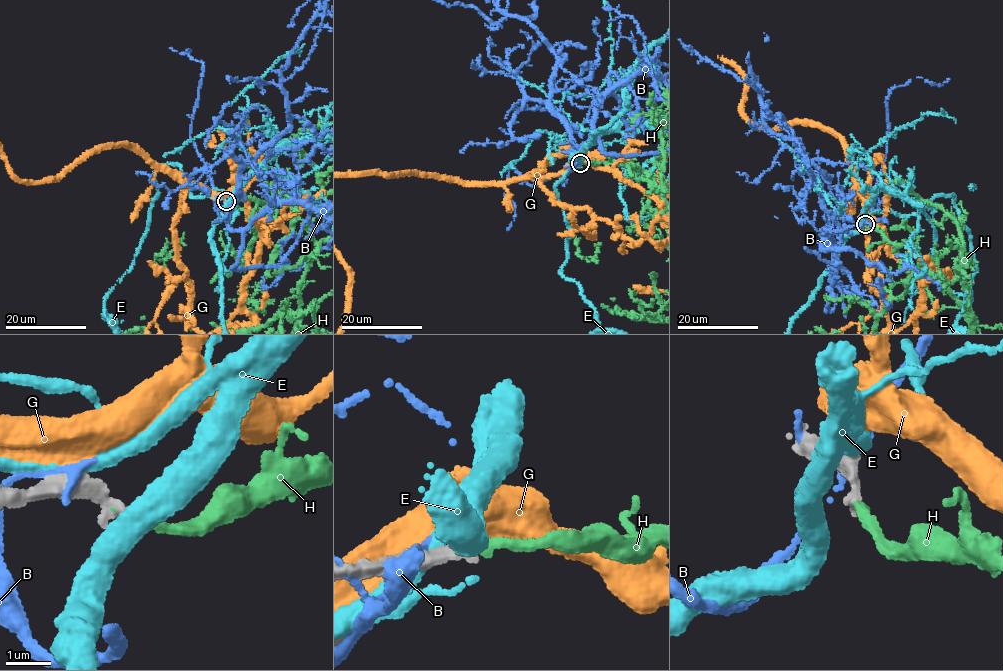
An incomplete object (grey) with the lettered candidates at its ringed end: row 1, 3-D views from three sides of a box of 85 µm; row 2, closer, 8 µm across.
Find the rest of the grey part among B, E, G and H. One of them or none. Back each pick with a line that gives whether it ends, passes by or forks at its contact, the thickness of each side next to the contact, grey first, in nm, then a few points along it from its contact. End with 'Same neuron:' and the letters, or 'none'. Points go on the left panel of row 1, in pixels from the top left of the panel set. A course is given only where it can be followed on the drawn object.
H: it ends; calibres 320 and 200 nm
Same neuron: H

